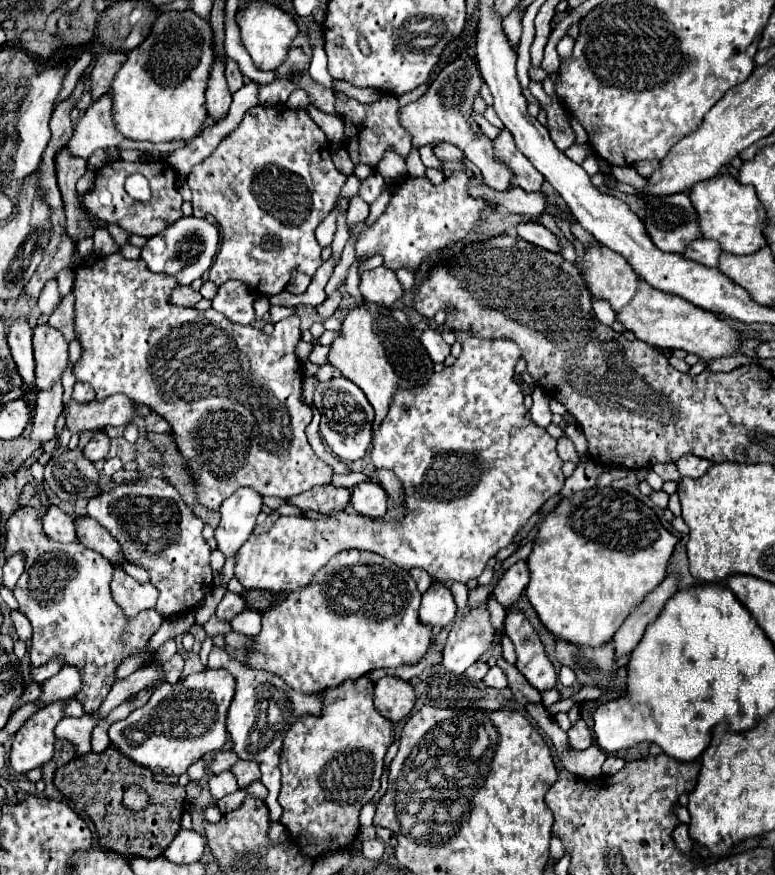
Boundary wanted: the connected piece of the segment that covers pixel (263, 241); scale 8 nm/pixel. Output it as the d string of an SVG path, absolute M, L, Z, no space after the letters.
M286 104L250 108L240 126L188 174L194 216L212 214L222 230L220 250L210 268L210 280L216 286L226 280L242 280L250 284L254 292L274 296L286 290L292 270L314 276L318 266L322 266L322 248L314 238L314 228L332 212L344 182L346 174L342 174L330 158L326 134L304 108L288 108Z

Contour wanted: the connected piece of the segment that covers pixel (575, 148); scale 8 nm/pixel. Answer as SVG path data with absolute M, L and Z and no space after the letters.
M572 144L572 146L566 150L566 156L570 156L570 160L574 160L576 164L582 164L582 160L586 158L586 154L588 154L588 152L592 152L588 144L584 144L584 146Z

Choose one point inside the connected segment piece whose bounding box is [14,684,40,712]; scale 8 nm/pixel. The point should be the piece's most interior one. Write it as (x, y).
(31, 692)

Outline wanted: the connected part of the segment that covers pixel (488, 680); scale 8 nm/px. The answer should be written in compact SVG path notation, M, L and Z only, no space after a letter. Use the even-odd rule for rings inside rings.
M492 666L484 678L484 684L490 688L496 688L496 690L502 690L508 686L508 680L506 680L506 674L498 666Z

